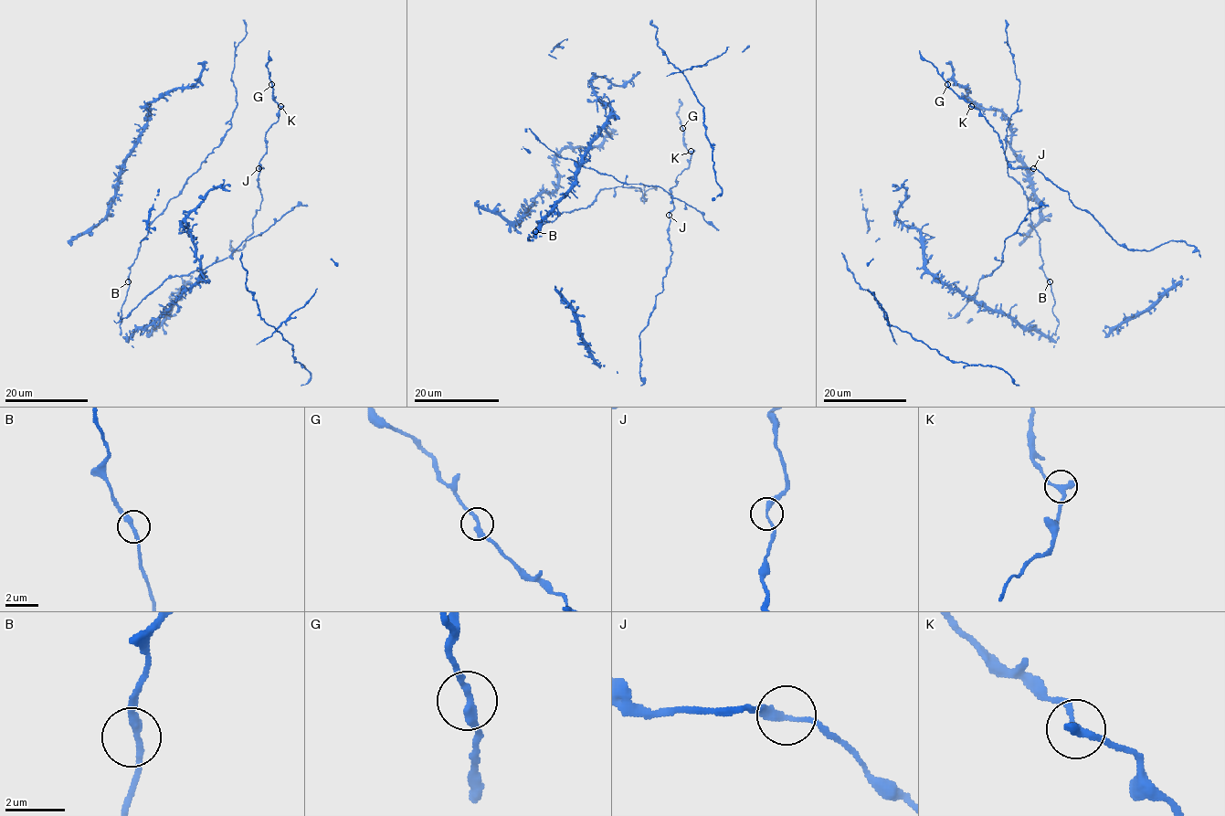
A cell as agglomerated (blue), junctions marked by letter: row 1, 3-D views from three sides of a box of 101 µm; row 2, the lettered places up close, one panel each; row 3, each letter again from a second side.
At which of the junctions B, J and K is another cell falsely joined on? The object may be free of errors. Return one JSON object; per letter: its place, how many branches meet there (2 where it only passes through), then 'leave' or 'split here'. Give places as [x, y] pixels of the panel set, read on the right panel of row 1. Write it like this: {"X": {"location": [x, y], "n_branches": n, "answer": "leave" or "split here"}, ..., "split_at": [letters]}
{"B": {"location": [1050, 281], "n_branches": 2, "answer": "leave"}, "J": {"location": [1033, 168], "n_branches": 2, "answer": "leave"}, "K": {"location": [971, 106], "n_branches": 2, "answer": "leave"}, "split_at": []}

